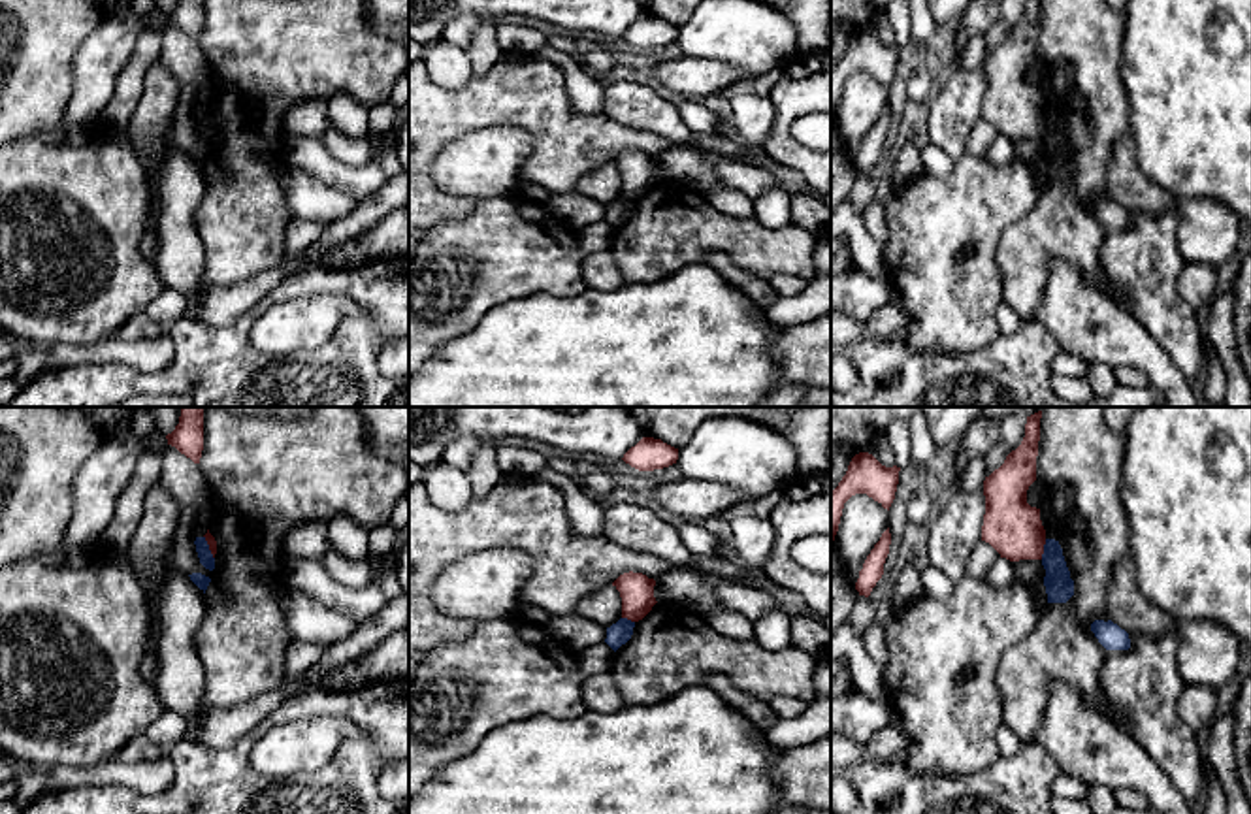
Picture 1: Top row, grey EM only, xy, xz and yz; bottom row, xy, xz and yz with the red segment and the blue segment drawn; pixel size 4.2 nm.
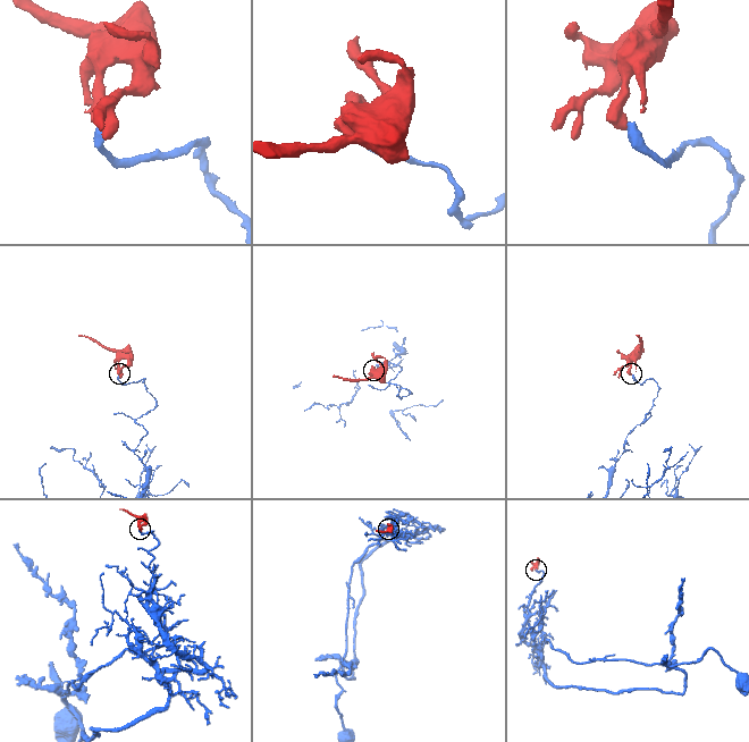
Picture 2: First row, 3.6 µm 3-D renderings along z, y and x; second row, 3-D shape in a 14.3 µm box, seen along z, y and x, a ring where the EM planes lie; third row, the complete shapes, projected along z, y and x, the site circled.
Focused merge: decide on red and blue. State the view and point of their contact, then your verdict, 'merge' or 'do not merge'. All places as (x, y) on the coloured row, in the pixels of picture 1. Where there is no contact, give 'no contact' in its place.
yz (1042, 549) | do not merge

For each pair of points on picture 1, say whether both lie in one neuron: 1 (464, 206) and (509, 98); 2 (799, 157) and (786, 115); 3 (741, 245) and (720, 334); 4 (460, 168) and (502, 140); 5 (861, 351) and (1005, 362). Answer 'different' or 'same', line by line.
1: same
2: same
3: different
4: same
5: same

